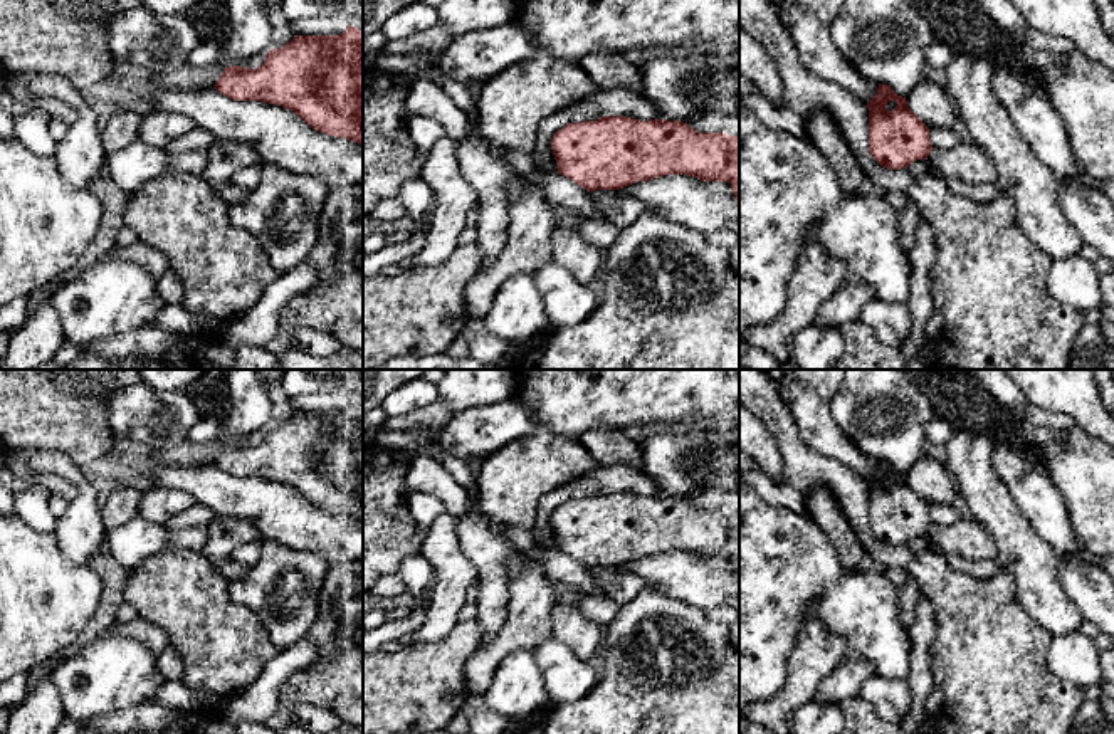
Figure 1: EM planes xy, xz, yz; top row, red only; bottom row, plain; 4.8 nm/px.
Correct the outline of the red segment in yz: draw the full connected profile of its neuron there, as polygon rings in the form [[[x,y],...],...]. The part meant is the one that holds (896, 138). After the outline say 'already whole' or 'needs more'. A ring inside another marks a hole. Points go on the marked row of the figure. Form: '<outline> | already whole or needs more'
[[[879,84],[869,109],[869,153],[884,168],[901,170],[929,156],[929,128],[891,86]]] | already whole

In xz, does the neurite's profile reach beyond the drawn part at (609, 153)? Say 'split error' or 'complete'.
complete

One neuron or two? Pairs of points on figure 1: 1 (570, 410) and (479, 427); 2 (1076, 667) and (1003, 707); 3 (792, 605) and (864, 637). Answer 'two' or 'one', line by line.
1: two
2: two
3: one

